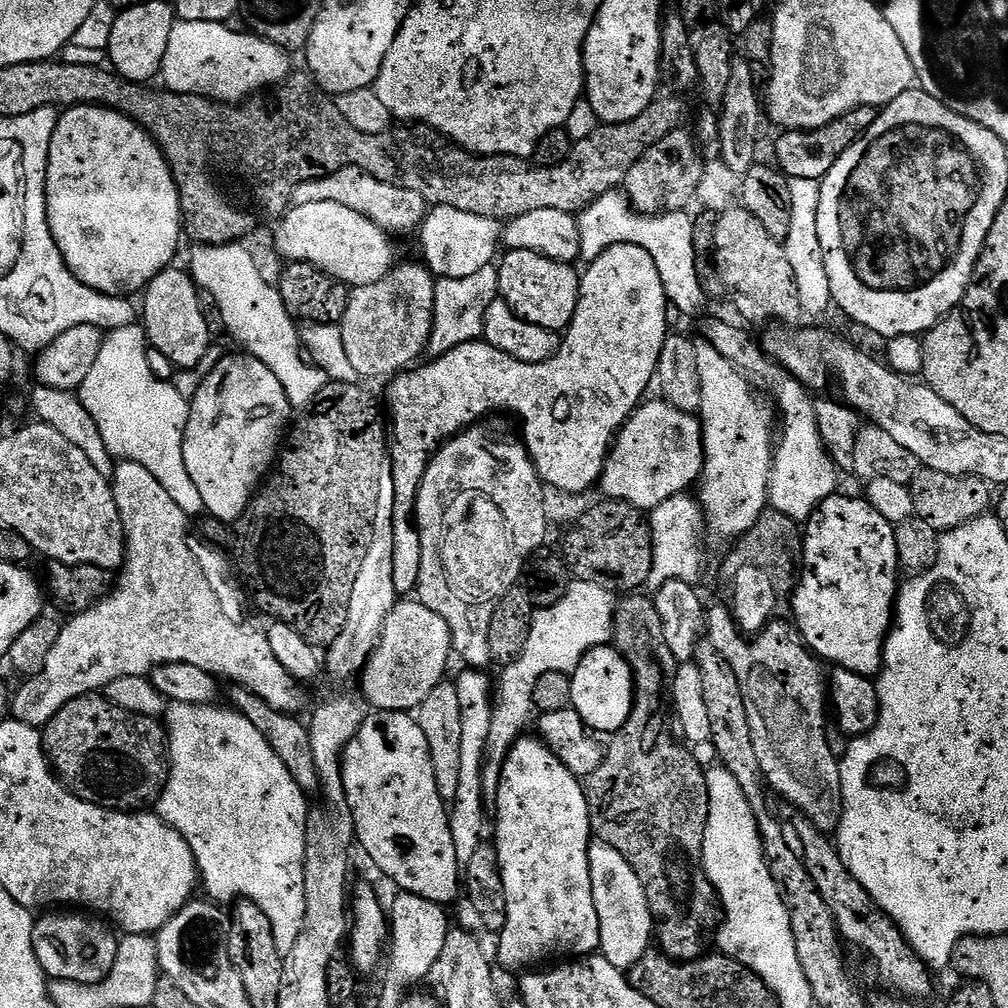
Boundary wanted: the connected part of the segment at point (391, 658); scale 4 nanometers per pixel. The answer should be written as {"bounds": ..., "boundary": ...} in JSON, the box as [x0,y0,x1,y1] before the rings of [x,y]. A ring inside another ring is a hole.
{"bounds":[358,598,454,713],"boundary":[[[404,598],[397,602],[359,677],[358,684],[364,687],[363,699],[382,712],[411,713],[418,709],[429,697],[430,690],[445,679],[448,659],[454,656],[453,631],[439,612],[430,610],[420,599]]]}

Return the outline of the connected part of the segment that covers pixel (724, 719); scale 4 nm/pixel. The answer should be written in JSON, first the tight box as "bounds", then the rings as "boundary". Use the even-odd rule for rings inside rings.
{"bounds":[694,638,766,813],"boundary":[[[706,638],[701,639],[696,646],[694,662],[702,674],[702,695],[706,698],[706,710],[710,714],[711,741],[716,748],[719,763],[726,770],[730,770],[730,774],[734,774],[738,786],[742,786],[742,794],[746,794],[750,802],[752,811],[763,813],[766,781],[754,754],[754,738],[750,738],[750,718],[746,714],[738,678],[734,670],[730,670],[726,658],[722,658],[722,654],[718,654],[718,650],[714,650],[714,646]]]}

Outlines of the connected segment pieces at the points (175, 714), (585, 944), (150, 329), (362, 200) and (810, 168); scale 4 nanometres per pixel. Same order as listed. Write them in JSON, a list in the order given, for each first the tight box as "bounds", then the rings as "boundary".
[{"bounds":[154,703,310,954],"boundary":[[[169,703],[166,708],[166,731],[168,734],[168,754],[170,757],[170,771],[168,773],[168,784],[164,787],[164,793],[160,796],[160,801],[154,805],[155,811],[161,820],[168,823],[190,846],[190,850],[196,859],[196,870],[199,883],[208,893],[207,899],[212,902],[219,901],[220,888],[231,898],[243,898],[253,900],[255,904],[263,910],[266,918],[270,918],[270,926],[274,926],[274,942],[278,950],[287,954],[294,946],[298,938],[300,928],[304,924],[306,914],[306,886],[304,885],[304,859],[306,858],[306,822],[308,821],[308,810],[310,807],[309,797],[294,782],[290,770],[282,766],[282,758],[270,750],[270,742],[254,730],[253,724],[244,717],[241,712],[233,710],[231,707],[220,708],[216,704],[173,704]]]},{"bounds":[494,738,600,974],"boundary":[[[521,738],[516,745],[508,752],[508,757],[504,759],[504,768],[500,772],[500,789],[496,792],[494,807],[496,807],[496,840],[494,847],[498,854],[500,863],[500,873],[502,874],[502,886],[506,890],[506,926],[498,934],[500,949],[494,952],[494,960],[497,965],[509,968],[515,974],[523,973],[533,966],[540,966],[543,960],[548,960],[551,956],[556,958],[579,958],[581,956],[593,955],[600,946],[600,923],[598,922],[598,910],[594,906],[594,894],[592,893],[592,883],[590,882],[590,858],[588,848],[591,846],[594,833],[592,831],[592,819],[588,813],[588,793],[581,777],[575,776],[559,758],[548,748],[543,739],[528,740]]]},{"bounds":[140,266,212,369],"boundary":[[[173,266],[160,271],[147,285],[142,294],[144,300],[140,302],[140,316],[149,345],[160,350],[177,369],[182,369],[198,364],[212,346],[212,335],[201,308],[195,277],[189,271],[178,268]]]},{"bounds":[290,168,430,234],"boundary":[[[343,168],[329,176],[302,182],[302,186],[292,192],[290,200],[293,205],[306,202],[338,202],[338,206],[350,206],[350,210],[358,210],[358,214],[370,218],[370,222],[374,222],[389,234],[415,233],[430,211],[430,205],[424,201],[422,194],[414,194],[414,190],[406,190],[398,184],[382,182],[360,168]]]},{"bounds":[775,106,881,181],"boundary":[[[858,106],[854,110],[847,112],[844,116],[831,120],[830,123],[821,128],[781,131],[779,133],[781,136],[776,140],[777,161],[775,160],[775,163],[789,180],[810,178],[811,180],[821,181],[826,174],[830,174],[834,162],[838,162],[838,158],[842,158],[842,154],[846,154],[846,150],[850,150],[850,146],[854,146],[854,142],[858,138],[862,138],[866,134],[866,130],[870,130],[870,126],[874,126],[874,122],[880,116],[880,113],[881,109],[877,106]]]}]

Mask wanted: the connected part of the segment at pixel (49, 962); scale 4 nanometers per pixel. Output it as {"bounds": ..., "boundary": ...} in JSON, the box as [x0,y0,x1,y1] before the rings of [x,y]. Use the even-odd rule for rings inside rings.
{"bounds":[34,912,118,984],"boundary":[[[60,912],[57,916],[44,916],[36,920],[34,946],[38,962],[44,967],[44,975],[52,980],[99,984],[107,981],[114,966],[118,940],[99,924],[99,919],[88,914],[80,915],[84,916],[67,916],[66,913]]]}

